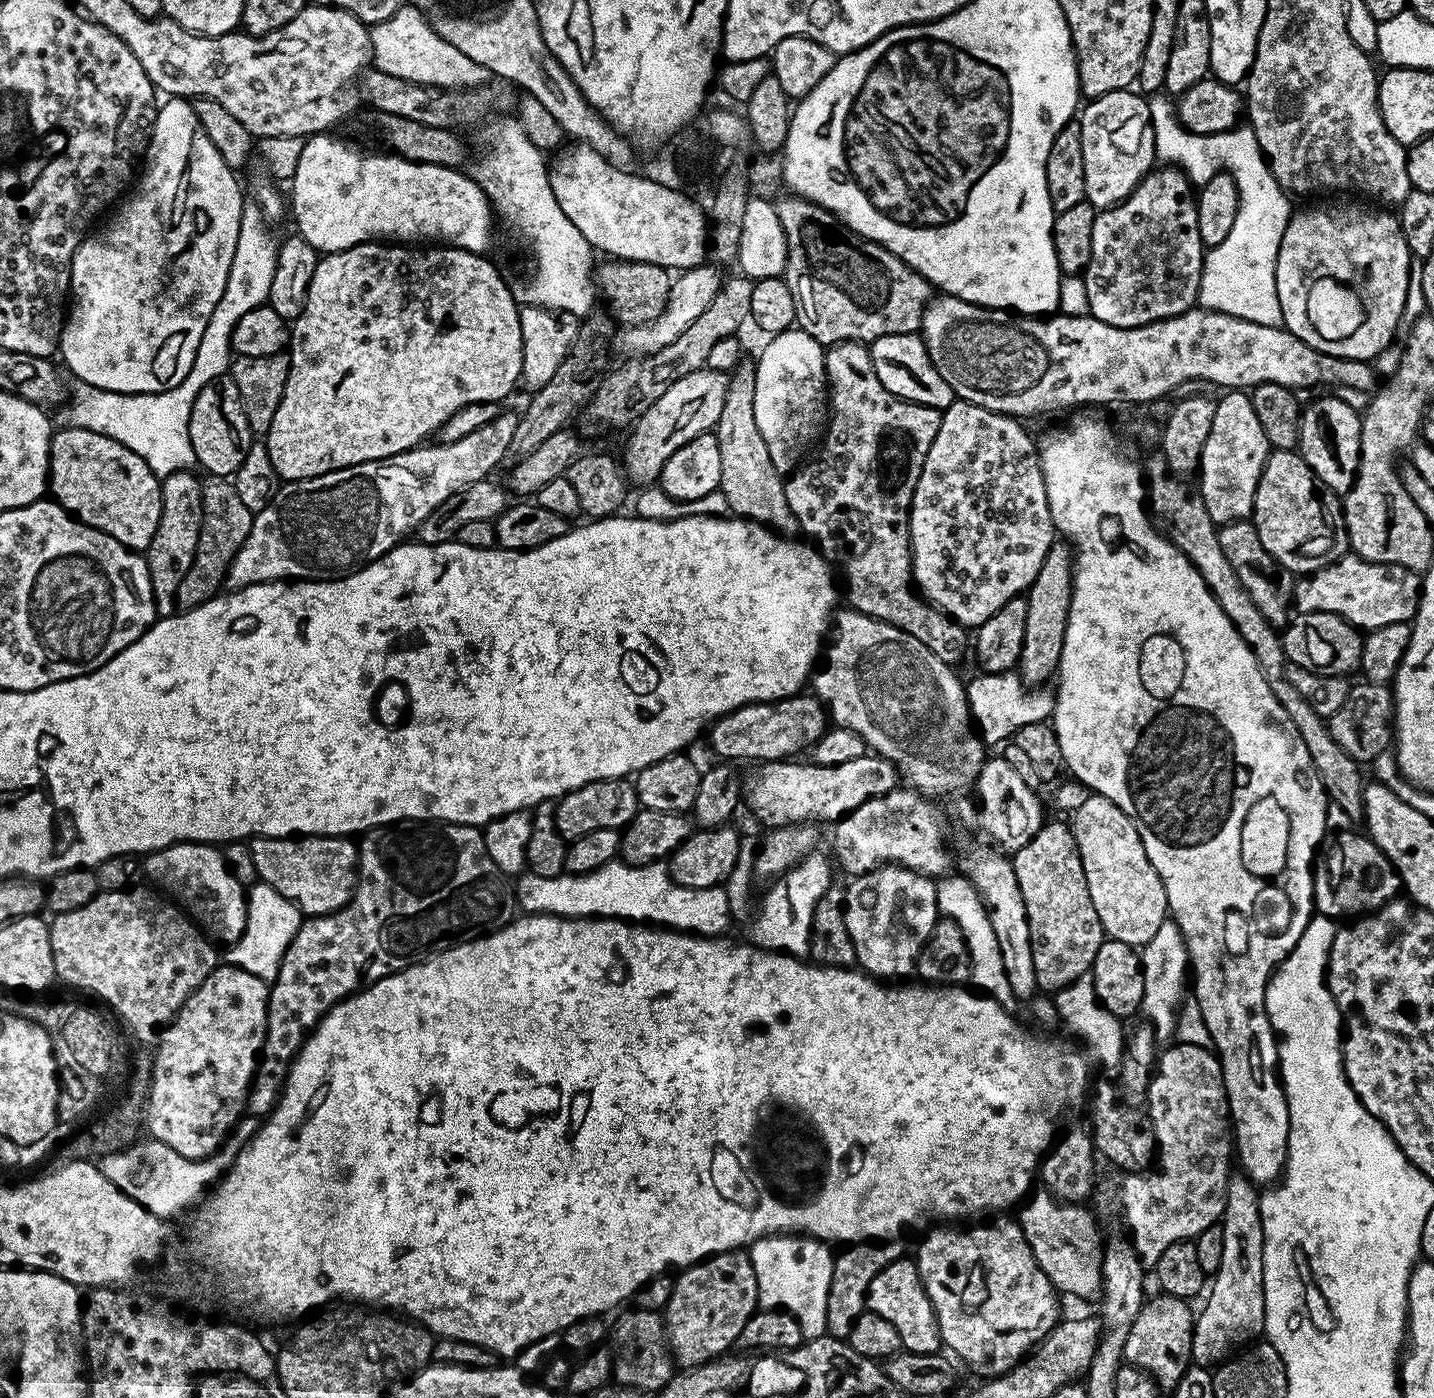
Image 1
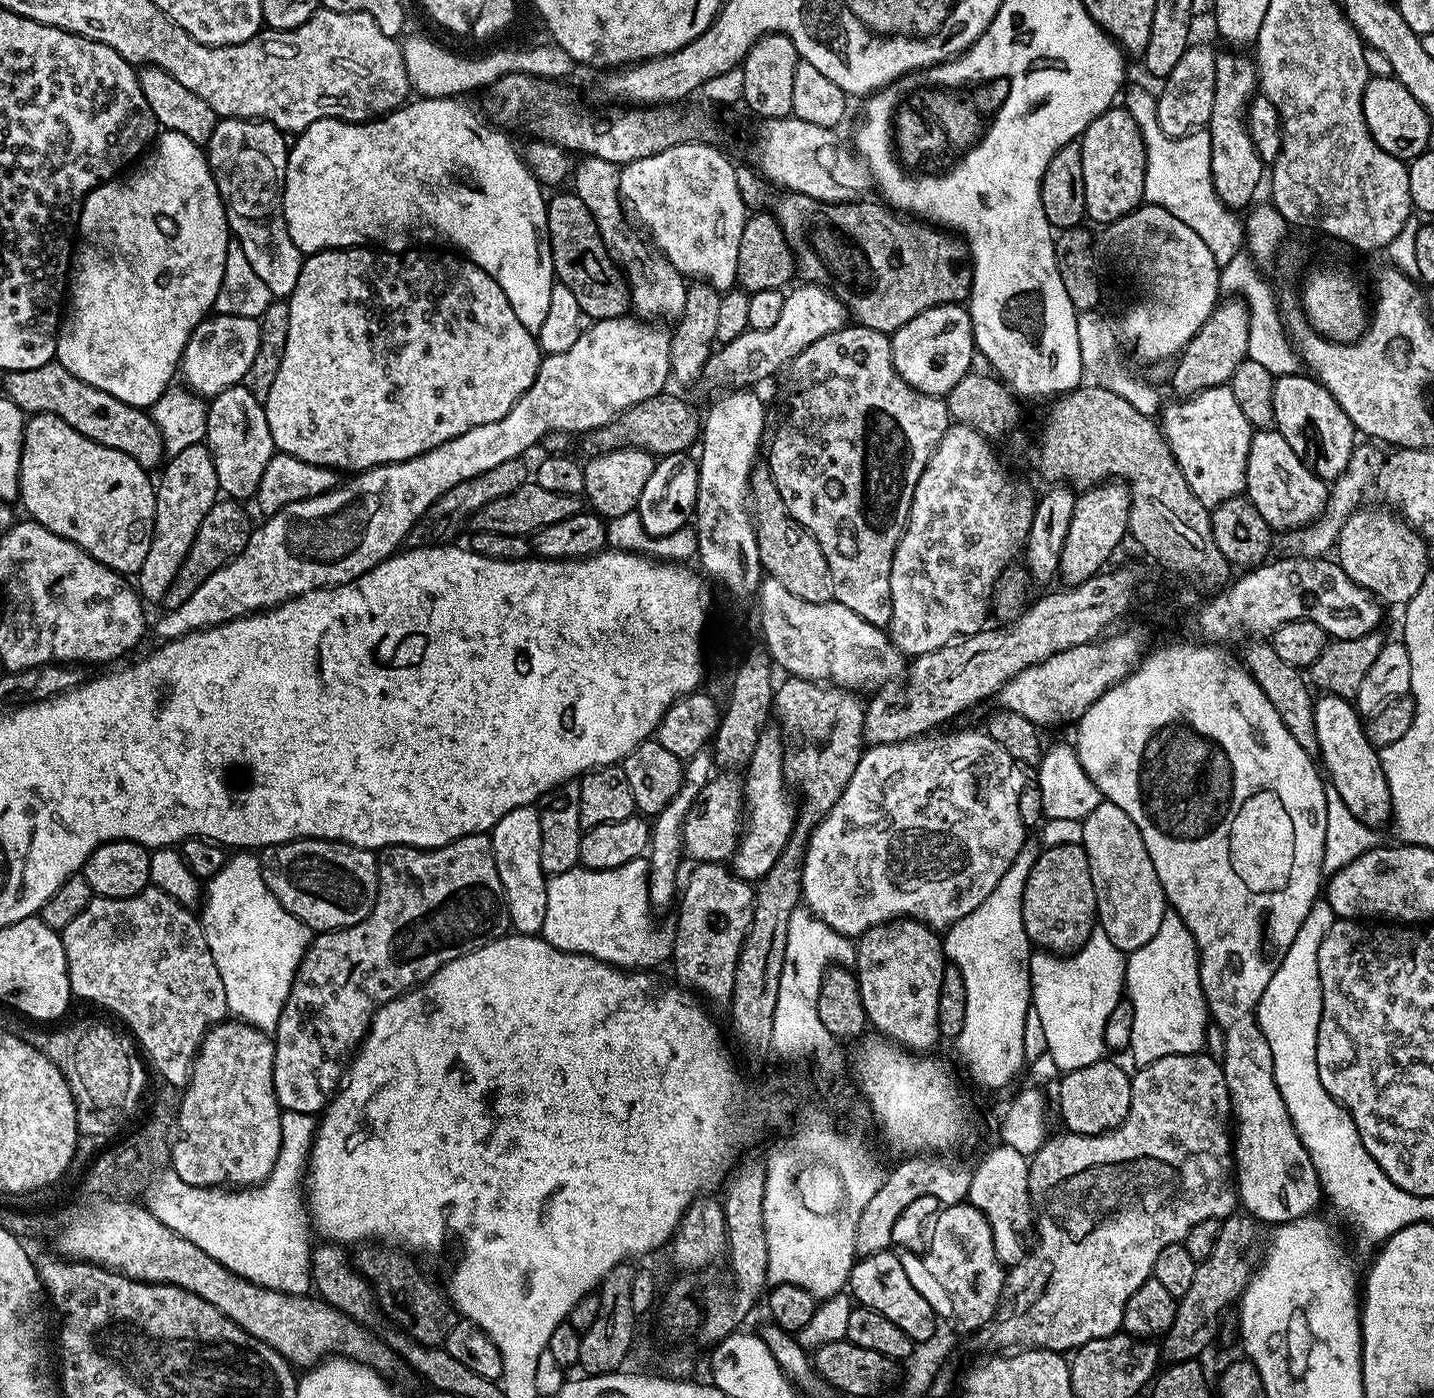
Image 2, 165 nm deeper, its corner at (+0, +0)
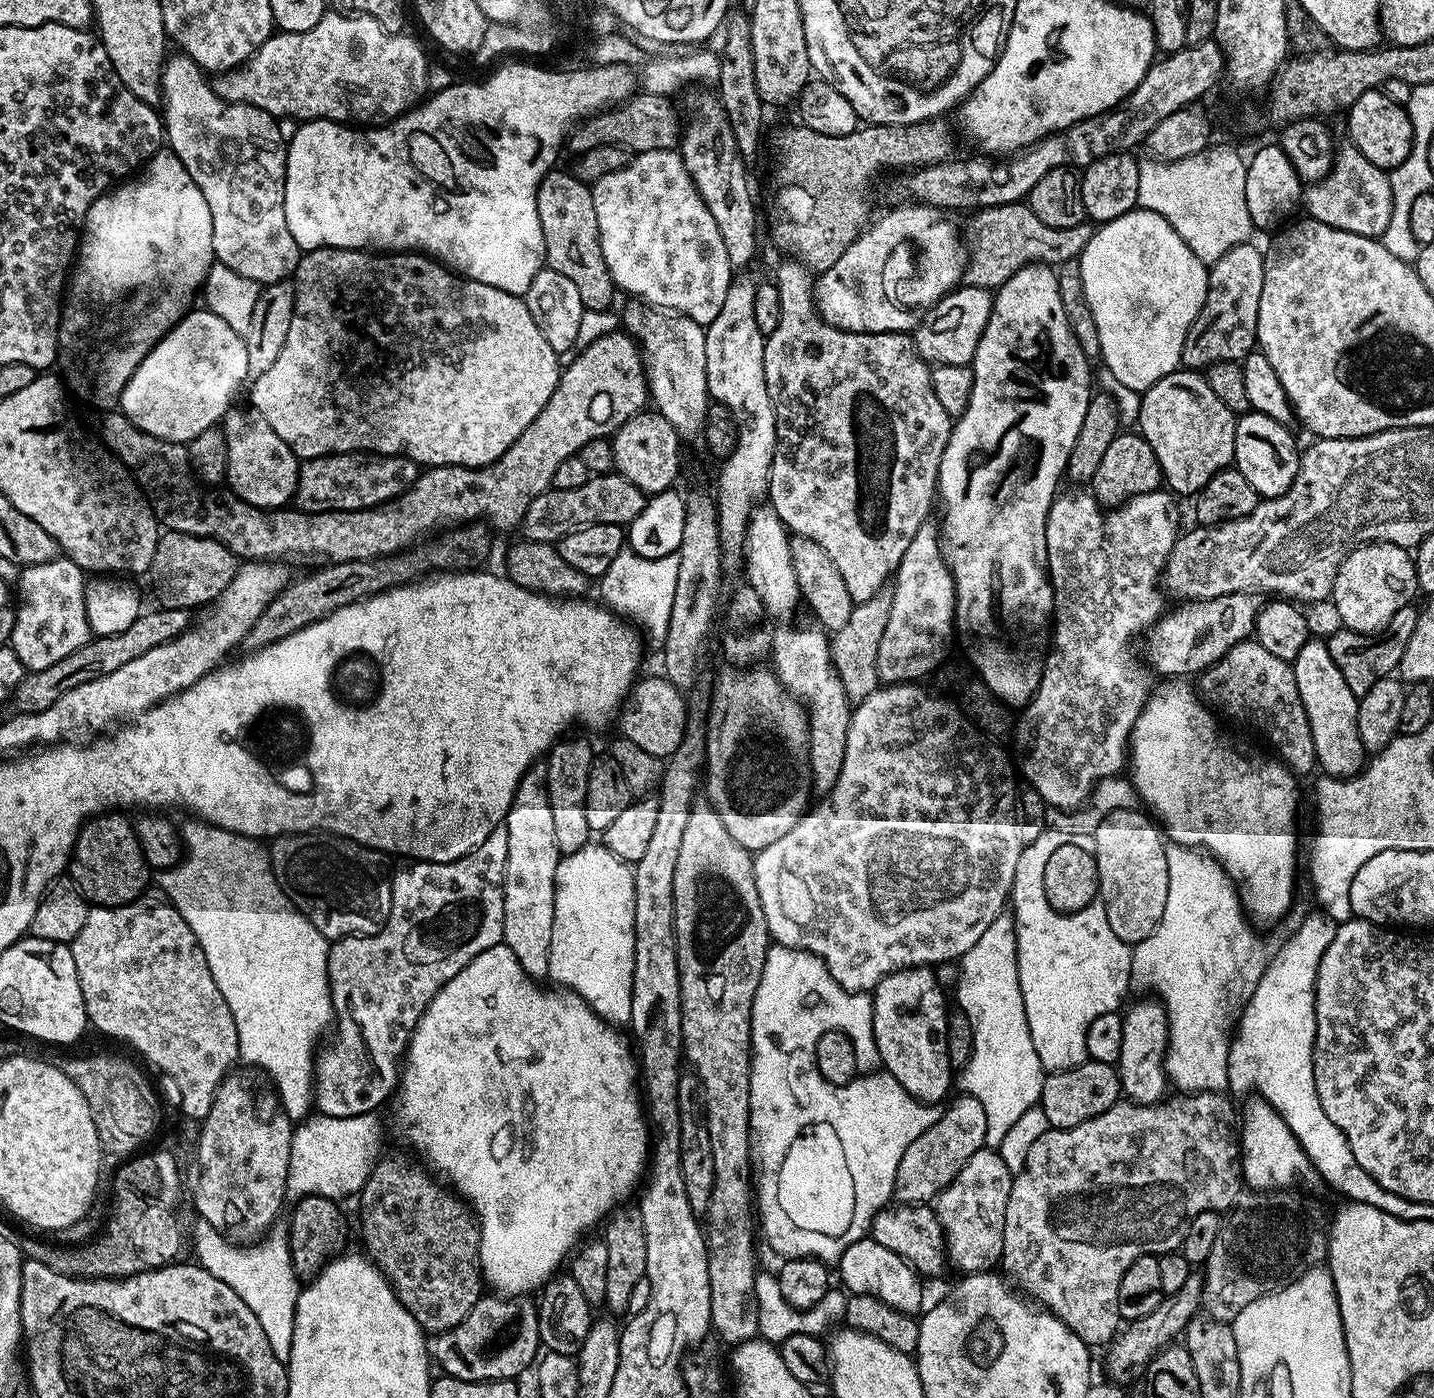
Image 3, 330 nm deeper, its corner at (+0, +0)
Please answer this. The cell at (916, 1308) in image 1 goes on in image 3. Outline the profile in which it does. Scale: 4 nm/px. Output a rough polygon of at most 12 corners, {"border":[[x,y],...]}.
{"border":[[870,1238],[838,1261],[849,1293],[909,1314],[924,1288],[904,1257]]}

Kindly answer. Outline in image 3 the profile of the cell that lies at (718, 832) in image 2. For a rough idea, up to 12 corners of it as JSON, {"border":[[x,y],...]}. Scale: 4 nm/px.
{"border":[[768,666],[727,669],[707,803],[753,854],[809,811],[808,713]]}

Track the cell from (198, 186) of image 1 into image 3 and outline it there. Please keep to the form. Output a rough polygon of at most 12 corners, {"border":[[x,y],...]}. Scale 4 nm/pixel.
{"border":[[171,150],[86,210],[59,363],[100,410],[214,263]]}

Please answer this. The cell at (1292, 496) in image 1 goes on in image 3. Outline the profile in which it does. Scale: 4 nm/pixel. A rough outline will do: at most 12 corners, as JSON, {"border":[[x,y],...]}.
{"border":[[1270,414],[1234,430],[1234,467],[1262,498],[1286,494],[1302,452]]}

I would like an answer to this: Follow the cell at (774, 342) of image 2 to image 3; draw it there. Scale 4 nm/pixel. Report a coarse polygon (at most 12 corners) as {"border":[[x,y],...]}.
{"border":[[904,202],[814,280],[847,332],[911,333],[961,283],[949,213]]}

